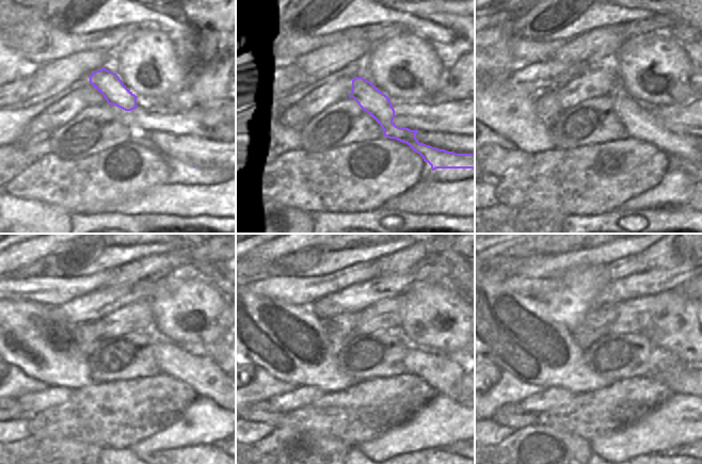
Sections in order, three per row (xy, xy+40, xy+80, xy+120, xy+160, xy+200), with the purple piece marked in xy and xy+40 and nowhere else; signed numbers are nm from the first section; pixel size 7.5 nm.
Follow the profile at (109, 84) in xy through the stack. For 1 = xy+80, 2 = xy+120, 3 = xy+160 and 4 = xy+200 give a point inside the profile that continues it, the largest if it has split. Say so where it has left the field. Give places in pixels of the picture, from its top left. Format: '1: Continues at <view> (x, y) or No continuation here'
1: Continues at xy+80 (685, 152)
2: Continues at xy+120 (202, 373)
3: Continues at xy+160 (445, 374)
4: Continues at xy+200 (658, 355)

